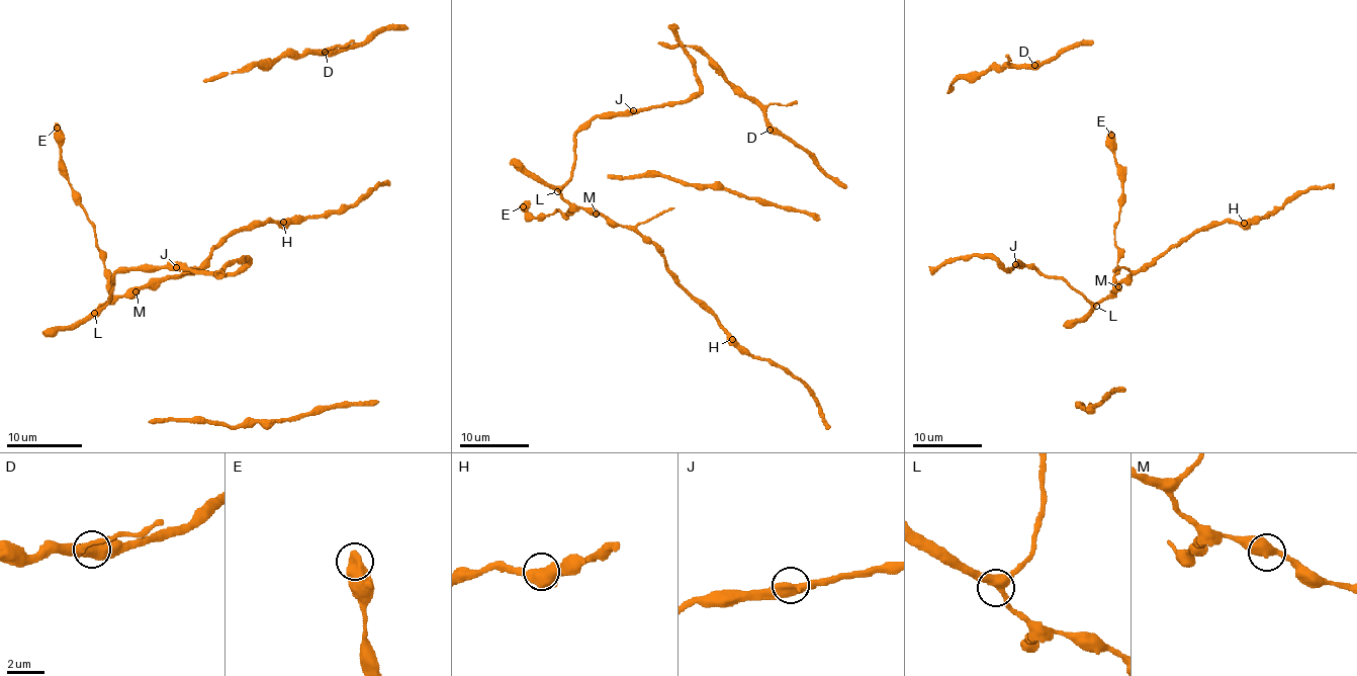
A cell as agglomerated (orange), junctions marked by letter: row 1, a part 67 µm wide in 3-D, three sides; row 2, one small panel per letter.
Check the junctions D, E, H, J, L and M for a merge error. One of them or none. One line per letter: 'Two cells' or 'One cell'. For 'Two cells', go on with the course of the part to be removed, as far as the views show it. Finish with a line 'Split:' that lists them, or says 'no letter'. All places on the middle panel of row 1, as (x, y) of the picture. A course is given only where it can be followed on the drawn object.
D: One cell
E: One cell
H: One cell
J: One cell
L: One cell
M: One cell
Split: no letter

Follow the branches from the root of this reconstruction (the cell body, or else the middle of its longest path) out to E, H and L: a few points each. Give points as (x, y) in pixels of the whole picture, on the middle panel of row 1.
E: (624, 112), (596, 114), (576, 134), (573, 175), (561, 189), (571, 206), (566, 214), (533, 217), (523, 206)
H: (624, 112), (596, 114), (576, 134), (573, 175), (561, 196), (636, 228), (663, 257), (668, 273), (732, 339)
L: (624, 112), (596, 114), (576, 134), (573, 175), (557, 191)

